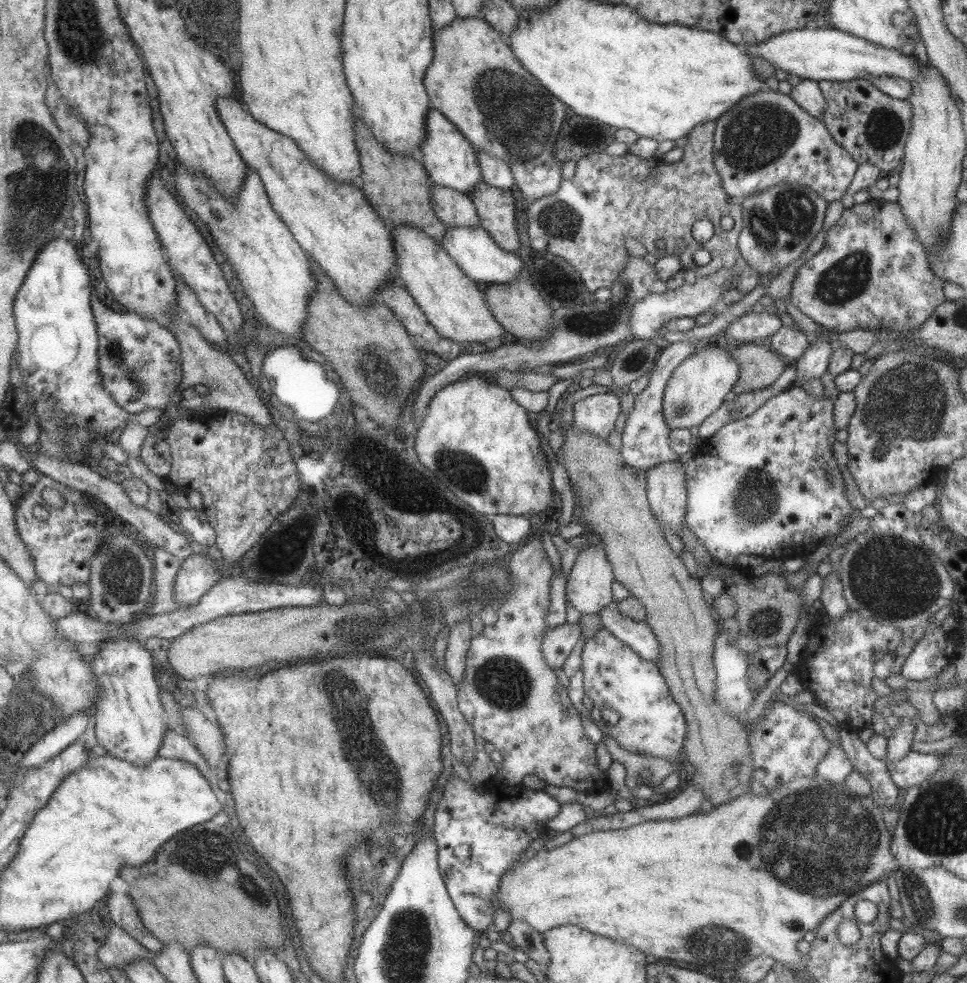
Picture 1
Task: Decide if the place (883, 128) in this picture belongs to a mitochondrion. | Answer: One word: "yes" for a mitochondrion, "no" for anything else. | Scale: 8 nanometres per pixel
yes

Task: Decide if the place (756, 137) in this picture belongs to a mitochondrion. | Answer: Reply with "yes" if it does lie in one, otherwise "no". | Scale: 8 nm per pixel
yes

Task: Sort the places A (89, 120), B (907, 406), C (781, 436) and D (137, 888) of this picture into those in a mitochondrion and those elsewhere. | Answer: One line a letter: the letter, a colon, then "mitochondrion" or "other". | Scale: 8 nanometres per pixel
A: other
B: mitochondrion
C: other
D: other

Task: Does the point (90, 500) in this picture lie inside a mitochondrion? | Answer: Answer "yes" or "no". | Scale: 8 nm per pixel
no

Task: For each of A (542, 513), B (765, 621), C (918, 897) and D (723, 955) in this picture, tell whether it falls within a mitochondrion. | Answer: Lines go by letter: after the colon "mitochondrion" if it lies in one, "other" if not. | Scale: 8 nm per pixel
A: other
B: mitochondrion
C: mitochondrion
D: mitochondrion

